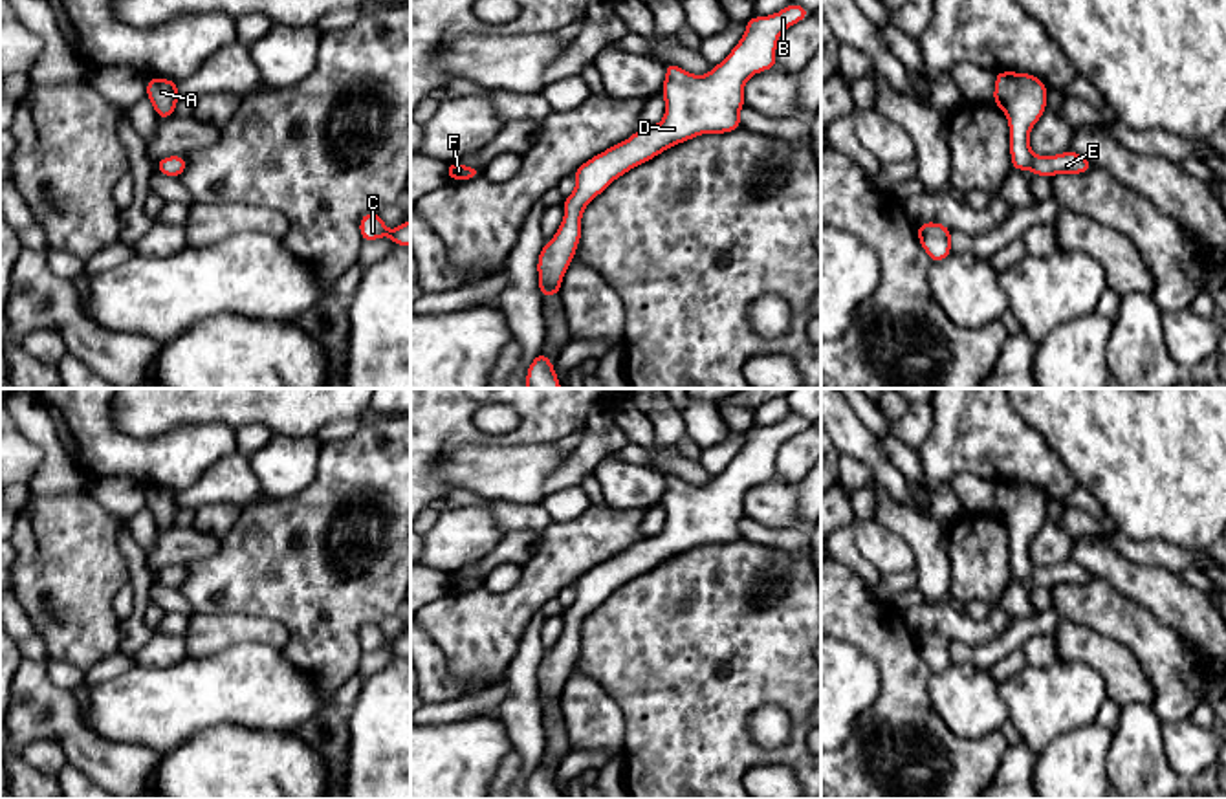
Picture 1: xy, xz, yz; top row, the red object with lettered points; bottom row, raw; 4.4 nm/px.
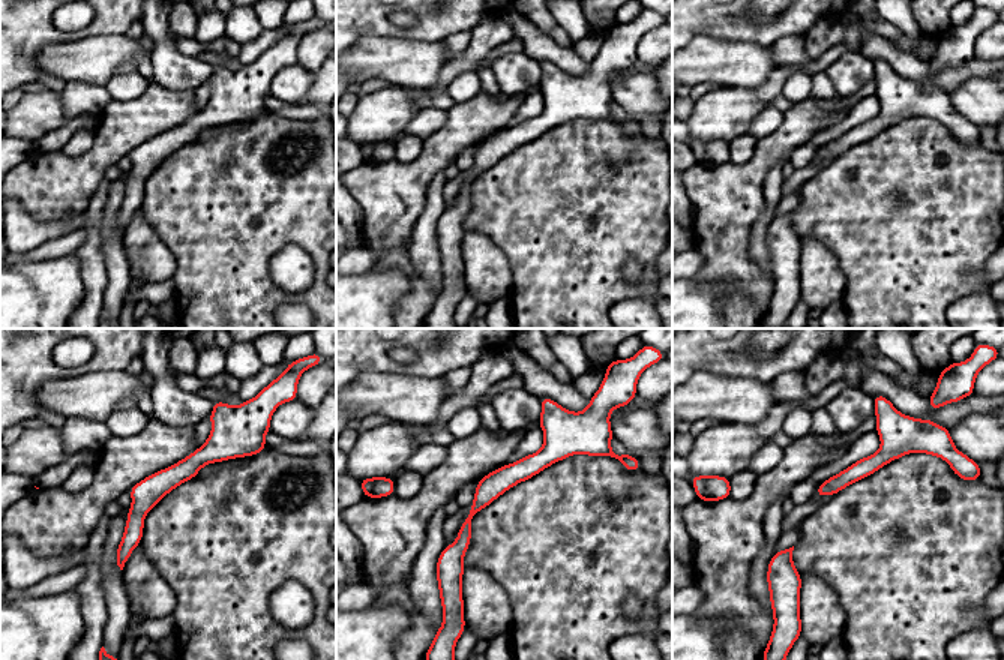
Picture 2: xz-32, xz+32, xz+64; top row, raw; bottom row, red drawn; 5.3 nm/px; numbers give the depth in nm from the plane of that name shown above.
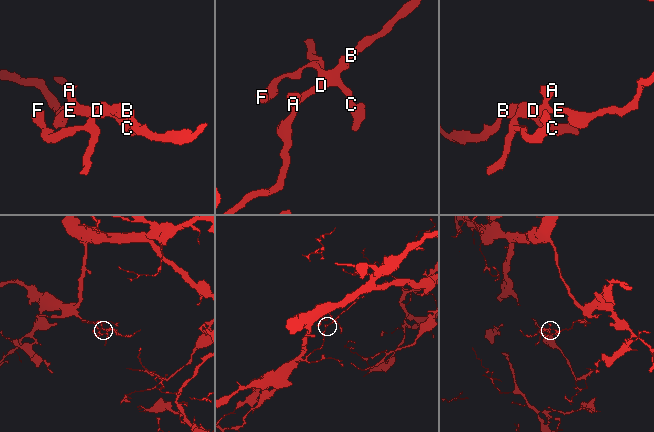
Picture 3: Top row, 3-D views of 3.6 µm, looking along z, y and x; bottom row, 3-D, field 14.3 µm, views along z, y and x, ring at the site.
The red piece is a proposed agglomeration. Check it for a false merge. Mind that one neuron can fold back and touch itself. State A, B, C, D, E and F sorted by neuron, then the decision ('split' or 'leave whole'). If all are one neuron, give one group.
A B C D E F | leave whole

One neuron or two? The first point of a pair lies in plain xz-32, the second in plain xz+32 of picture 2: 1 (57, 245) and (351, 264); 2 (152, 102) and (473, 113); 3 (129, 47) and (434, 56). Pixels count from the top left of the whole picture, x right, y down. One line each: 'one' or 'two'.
1: one
2: one
3: one

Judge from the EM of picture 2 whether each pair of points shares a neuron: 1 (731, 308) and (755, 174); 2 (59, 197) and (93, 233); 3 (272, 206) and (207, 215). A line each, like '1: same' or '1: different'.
1: same
2: different
3: same

